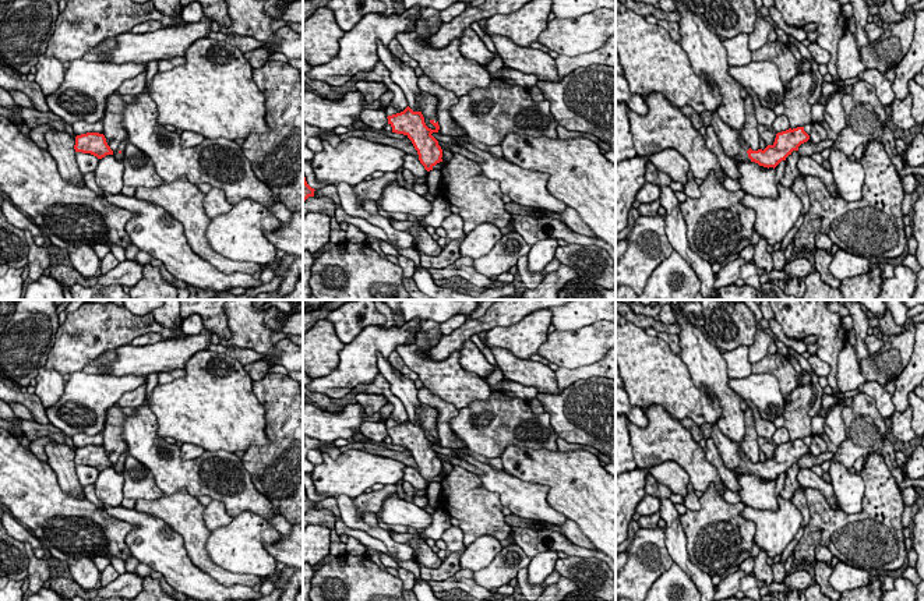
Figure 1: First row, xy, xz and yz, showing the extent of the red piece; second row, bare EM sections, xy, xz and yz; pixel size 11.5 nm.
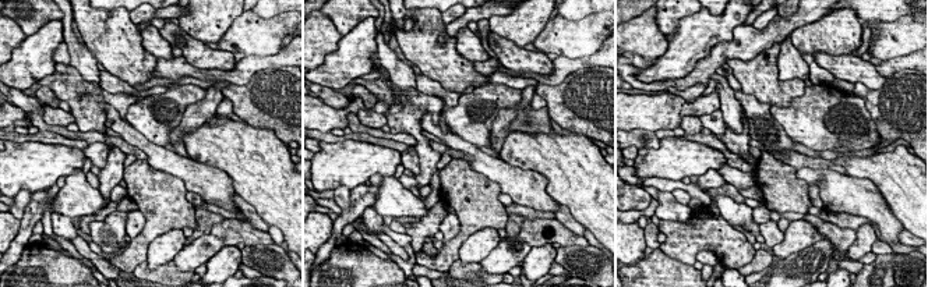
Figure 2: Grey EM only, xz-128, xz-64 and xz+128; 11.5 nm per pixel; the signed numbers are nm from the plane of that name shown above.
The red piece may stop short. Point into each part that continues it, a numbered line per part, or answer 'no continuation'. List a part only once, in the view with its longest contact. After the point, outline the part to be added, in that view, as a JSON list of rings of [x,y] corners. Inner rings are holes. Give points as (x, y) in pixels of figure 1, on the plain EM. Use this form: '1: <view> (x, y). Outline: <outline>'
1: yz (729, 451). Outline: [[[717,424],[712,425],[710,438],[713,439],[724,466],[740,474],[751,474],[747,463],[750,459],[747,456],[740,455],[738,443],[730,441],[717,427]]]

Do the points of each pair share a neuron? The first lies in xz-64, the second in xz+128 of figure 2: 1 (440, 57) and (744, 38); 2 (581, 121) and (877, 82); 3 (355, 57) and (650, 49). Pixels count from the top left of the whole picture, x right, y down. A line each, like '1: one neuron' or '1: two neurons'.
1: two neurons
2: two neurons
3: two neurons

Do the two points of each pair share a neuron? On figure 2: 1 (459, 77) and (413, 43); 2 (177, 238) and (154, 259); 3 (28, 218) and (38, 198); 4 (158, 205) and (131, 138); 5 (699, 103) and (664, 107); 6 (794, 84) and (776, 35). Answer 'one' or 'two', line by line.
1: one
2: one
3: one
4: two
5: one
6: two

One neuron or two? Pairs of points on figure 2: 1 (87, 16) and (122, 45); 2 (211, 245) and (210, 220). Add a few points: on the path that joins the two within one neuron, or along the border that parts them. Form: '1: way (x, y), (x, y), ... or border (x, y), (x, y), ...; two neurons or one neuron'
1: way (95, 24), (113, 39); one neuron
2: border (210, 233), (201, 234), (194, 240); two neurons

